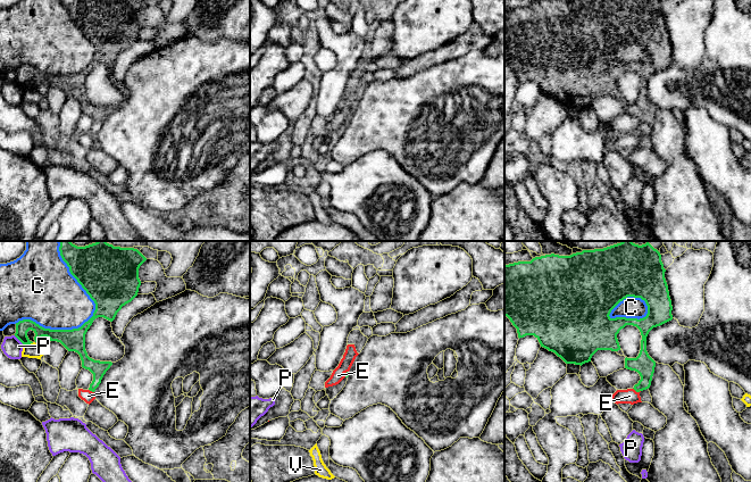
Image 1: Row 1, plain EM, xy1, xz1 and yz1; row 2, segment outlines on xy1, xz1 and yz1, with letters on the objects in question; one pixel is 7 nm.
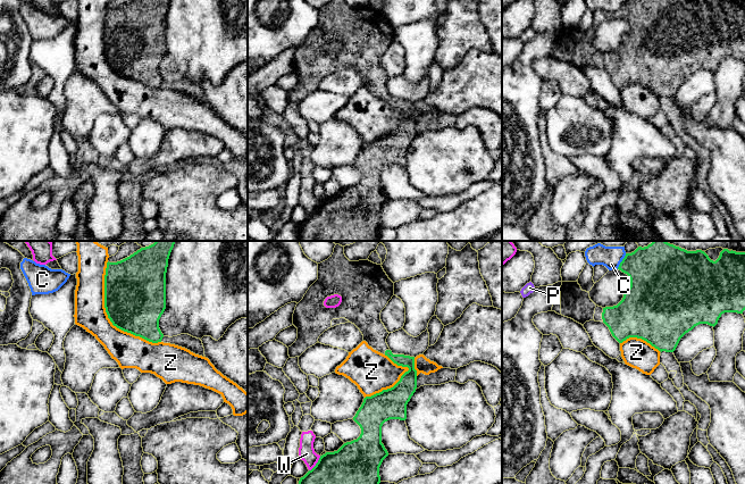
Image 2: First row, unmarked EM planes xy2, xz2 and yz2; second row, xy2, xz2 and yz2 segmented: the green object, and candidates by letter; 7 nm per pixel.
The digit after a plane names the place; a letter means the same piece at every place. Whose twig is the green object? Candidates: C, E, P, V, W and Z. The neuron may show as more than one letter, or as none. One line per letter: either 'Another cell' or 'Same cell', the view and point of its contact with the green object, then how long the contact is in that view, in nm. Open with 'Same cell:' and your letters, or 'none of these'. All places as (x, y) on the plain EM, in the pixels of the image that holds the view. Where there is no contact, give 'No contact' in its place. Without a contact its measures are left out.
Same cell: none of these
C: Another cell. Touches green at xy1 (84, 68). Shared border 600 nm
E: Another cell. Touches green at yz1 (636, 136). Shared border 60 nm
P: Another cell. Touches green at xy1 (18, 84). Shared border 100 nm
V: Another cell. Touches green at xy1 (28, 89). Shared border 70 nm
W: Another cell. Touches green at xz2 (316, 209). Shared border 140 nm
Z: Another cell. Touches green at xy2 (108, 63). Shared border 700 nm

